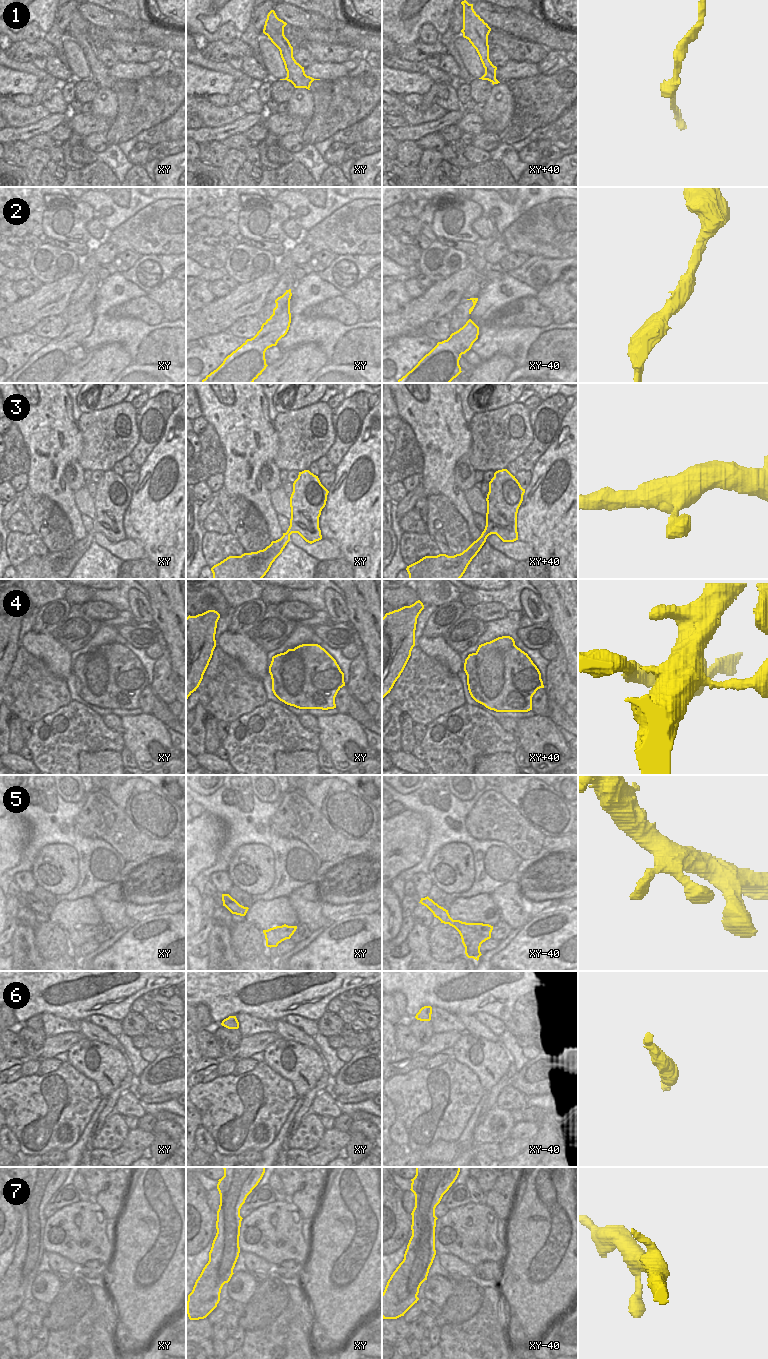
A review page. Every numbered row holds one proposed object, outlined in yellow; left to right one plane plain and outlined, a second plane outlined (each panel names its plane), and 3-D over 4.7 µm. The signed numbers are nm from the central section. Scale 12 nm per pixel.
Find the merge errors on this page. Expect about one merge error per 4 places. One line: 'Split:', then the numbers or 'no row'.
Split: 4

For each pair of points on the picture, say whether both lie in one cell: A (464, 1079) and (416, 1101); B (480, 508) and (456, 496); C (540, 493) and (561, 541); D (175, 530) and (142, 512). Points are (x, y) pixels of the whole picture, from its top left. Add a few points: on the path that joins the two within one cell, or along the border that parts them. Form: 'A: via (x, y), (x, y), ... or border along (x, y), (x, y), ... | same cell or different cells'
A: via (452, 1091), (442, 1101), (428, 1101) | same cell
B: border along (464, 492), (466, 502), (473, 513) | different cells
C: via (547, 505), (561, 519), (561, 529) | same cell
D: via (167, 522), (161, 516), (150, 516) | same cell

